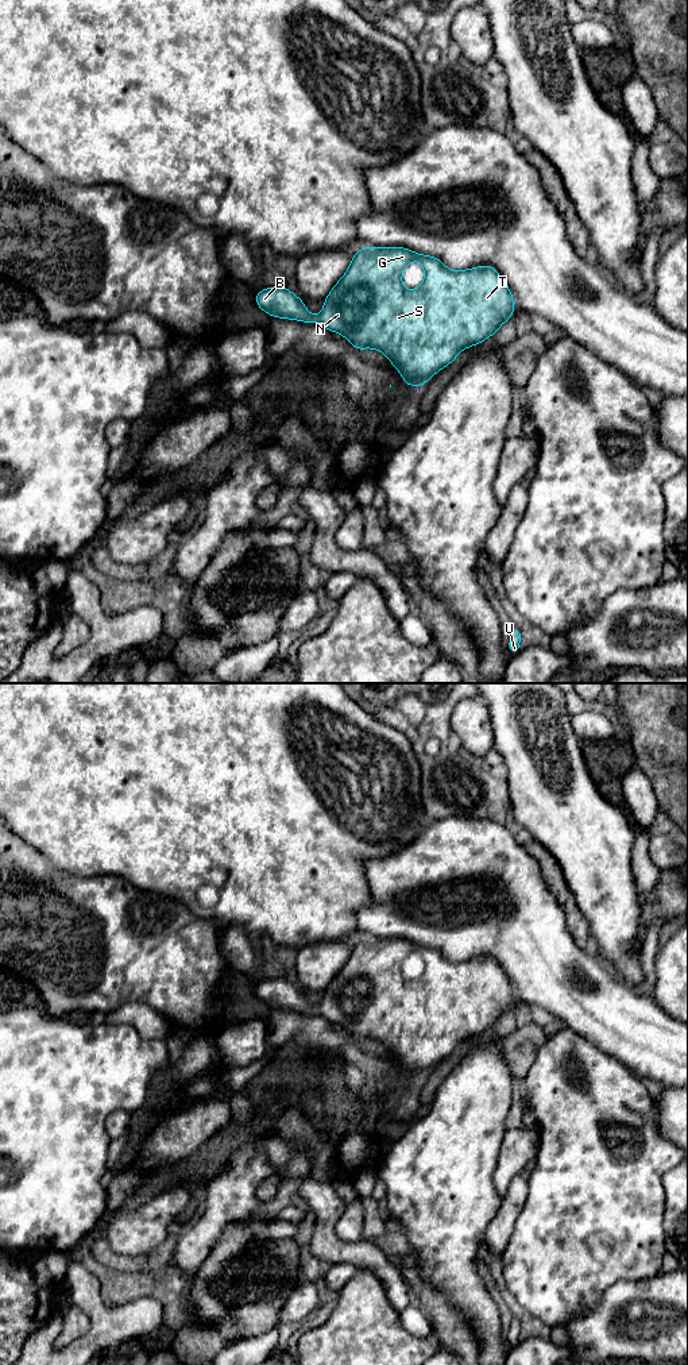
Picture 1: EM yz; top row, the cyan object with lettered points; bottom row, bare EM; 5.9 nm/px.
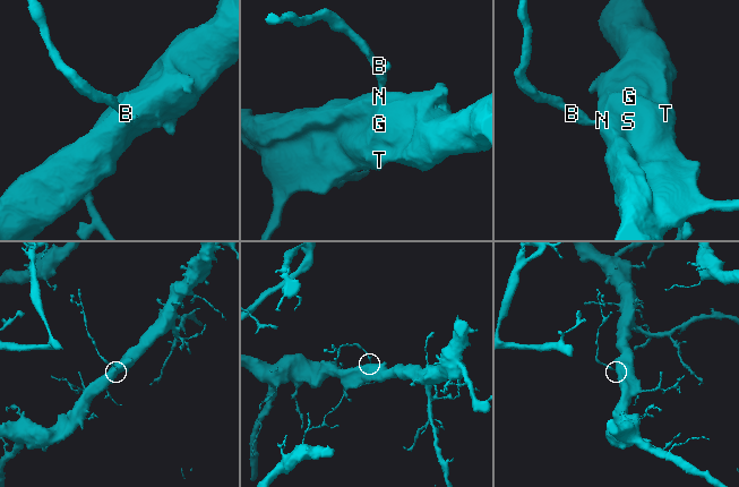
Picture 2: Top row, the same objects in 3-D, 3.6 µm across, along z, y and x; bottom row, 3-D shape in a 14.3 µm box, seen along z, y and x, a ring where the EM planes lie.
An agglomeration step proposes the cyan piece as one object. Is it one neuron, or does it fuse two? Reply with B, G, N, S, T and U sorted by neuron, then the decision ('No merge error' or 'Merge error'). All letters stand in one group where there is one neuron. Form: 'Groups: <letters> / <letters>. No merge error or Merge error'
Groups: B G N S T U. No merge error

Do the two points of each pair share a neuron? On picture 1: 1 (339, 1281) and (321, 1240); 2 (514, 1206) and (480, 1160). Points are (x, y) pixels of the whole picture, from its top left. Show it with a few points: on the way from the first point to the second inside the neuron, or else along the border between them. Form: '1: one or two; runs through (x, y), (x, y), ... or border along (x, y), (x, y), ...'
1: two; border along (332, 1264), (352, 1264), (356, 1267)
2: two; border along (502, 1198), (495, 1215), (487, 1226)

